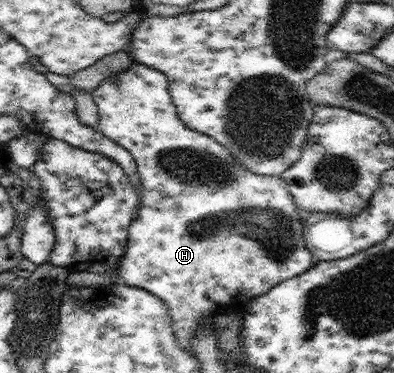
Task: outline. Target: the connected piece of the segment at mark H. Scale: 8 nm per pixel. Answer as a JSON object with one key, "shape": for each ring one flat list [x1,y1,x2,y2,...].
{"shape":[[133,58,133,62,128,69,116,73,114,77,101,82,101,86,91,92,92,98,98,107,98,122,96,130,104,134,110,141,116,142,122,146,134,158,134,164,138,168,138,177,141,180,141,190,139,191,138,215,134,215,130,223,127,236,127,247,122,255,120,263,120,280,128,286,138,287,161,298,167,304,167,310,172,317,172,326,175,330,175,336,179,345,190,351,194,356,191,340,197,333,198,329,215,330,215,318,218,315,234,312,243,314,245,306,249,304,253,298,261,297,266,294,270,288,278,285,280,282,290,278,298,277,298,275,310,270,316,261,313,254,307,249,303,235,304,215,294,203,292,194,288,190,286,183,282,181,281,176,264,177,248,171,242,163,236,161,234,155,230,154,226,147,214,141,207,135,198,133,186,126,180,116,178,116,177,108,173,103,172,97,168,92,168,79,163,72,154,70,154,67,146,66]]}

